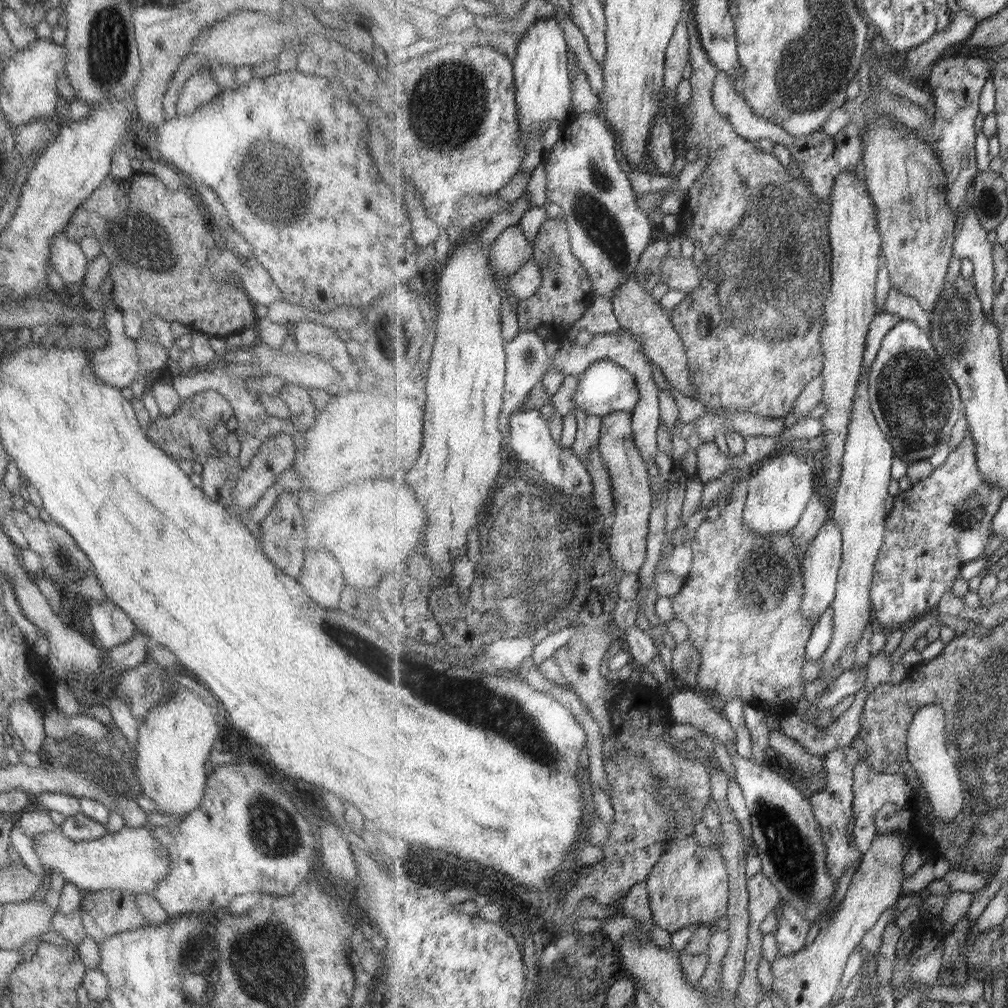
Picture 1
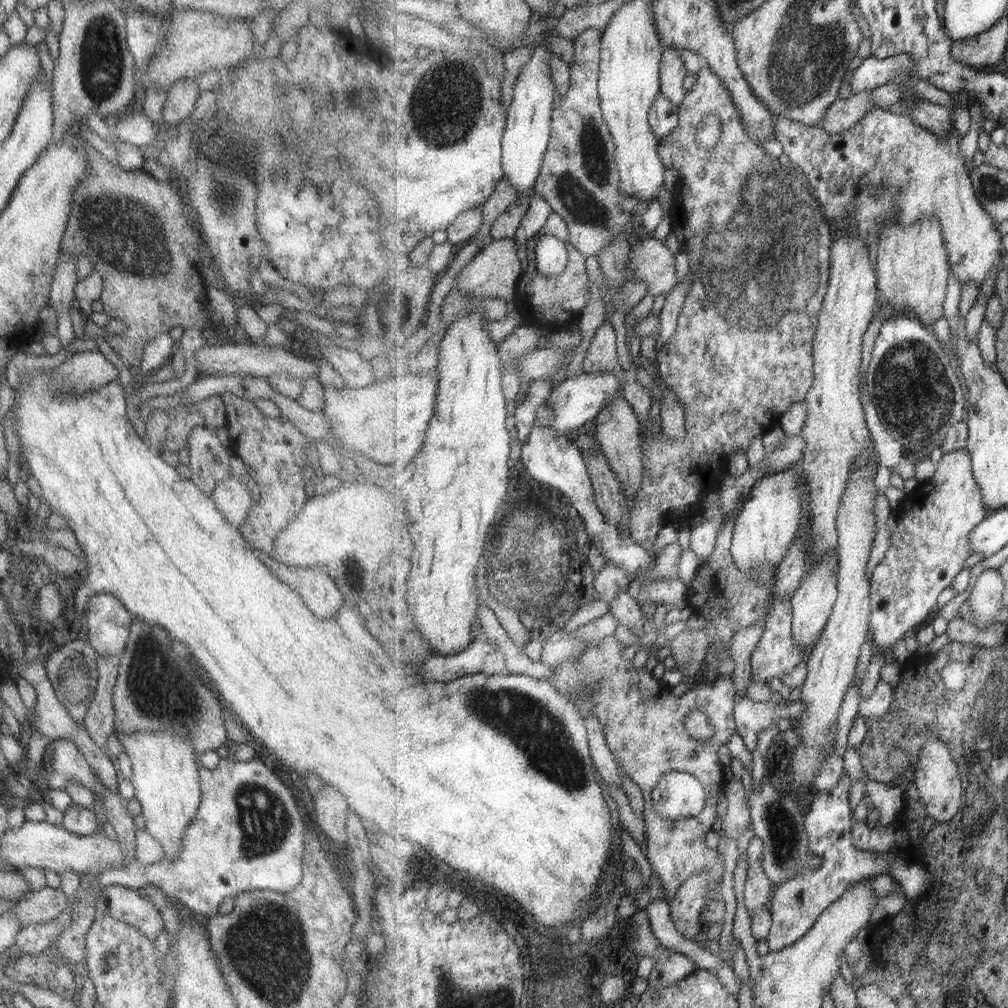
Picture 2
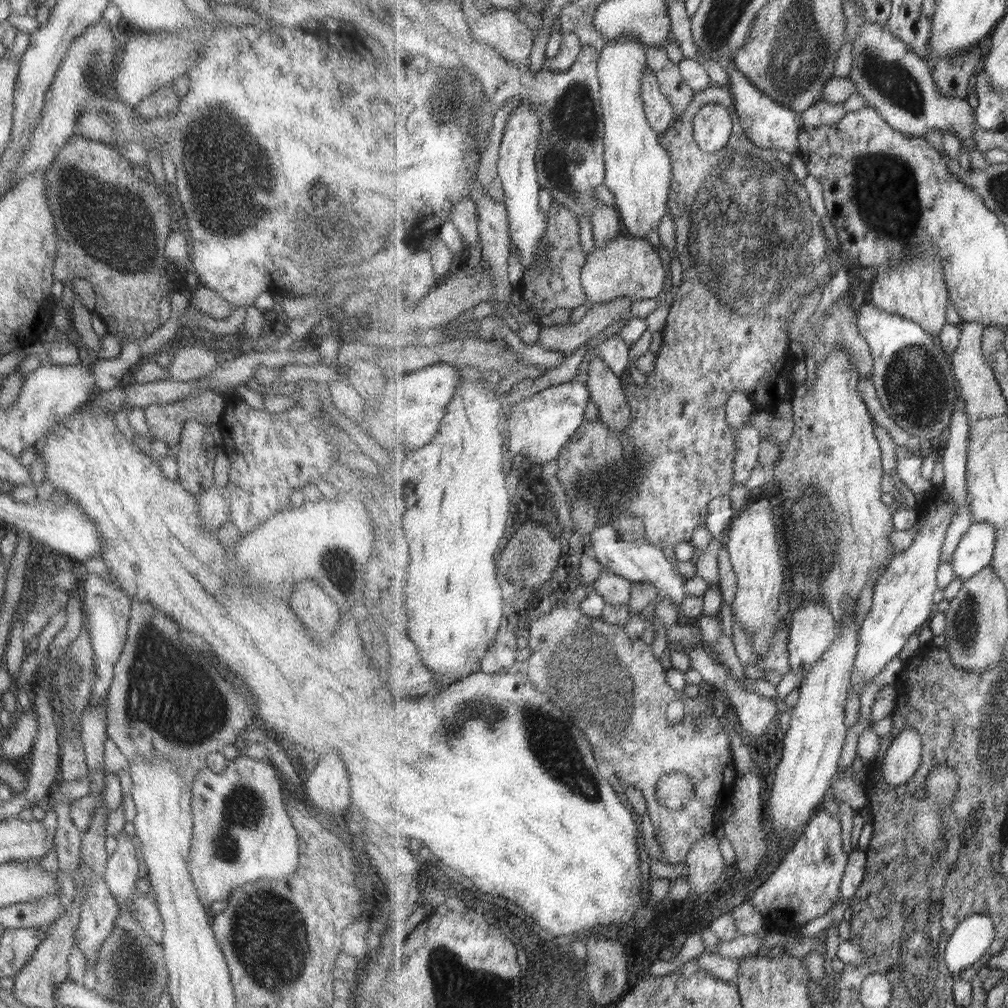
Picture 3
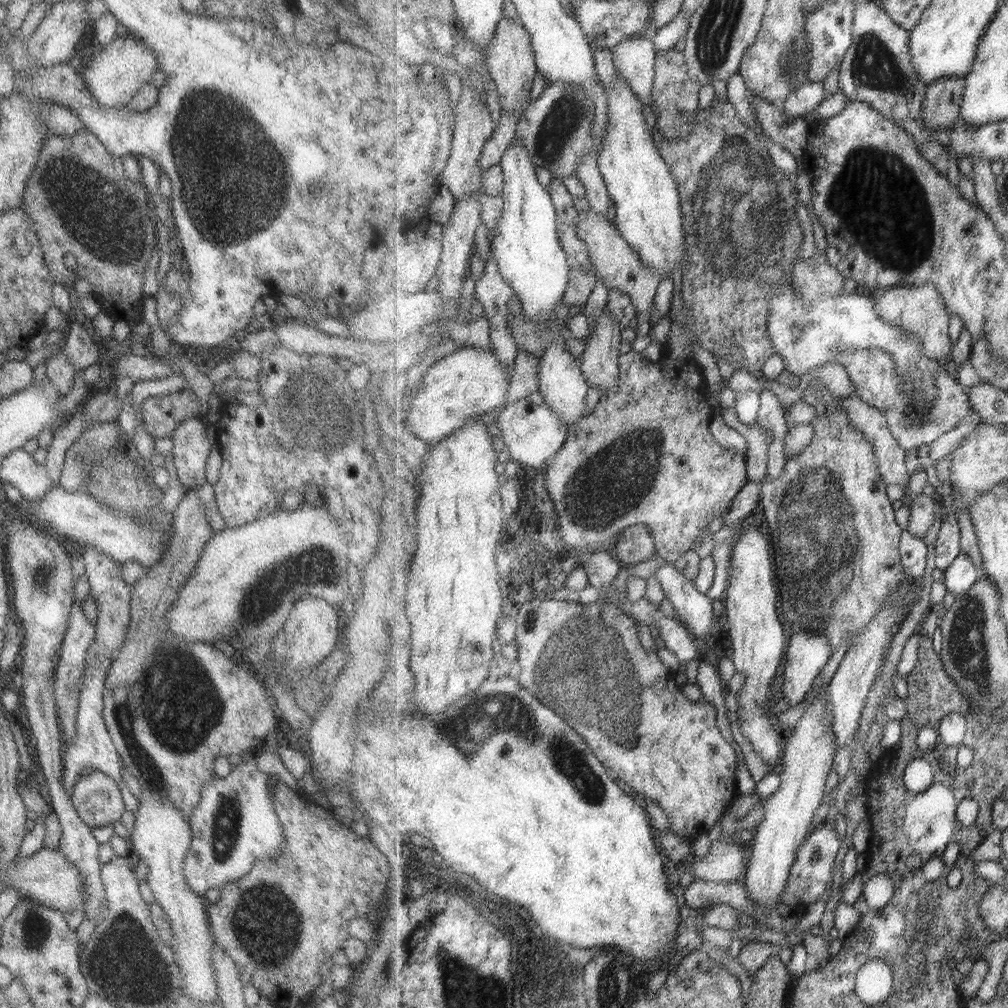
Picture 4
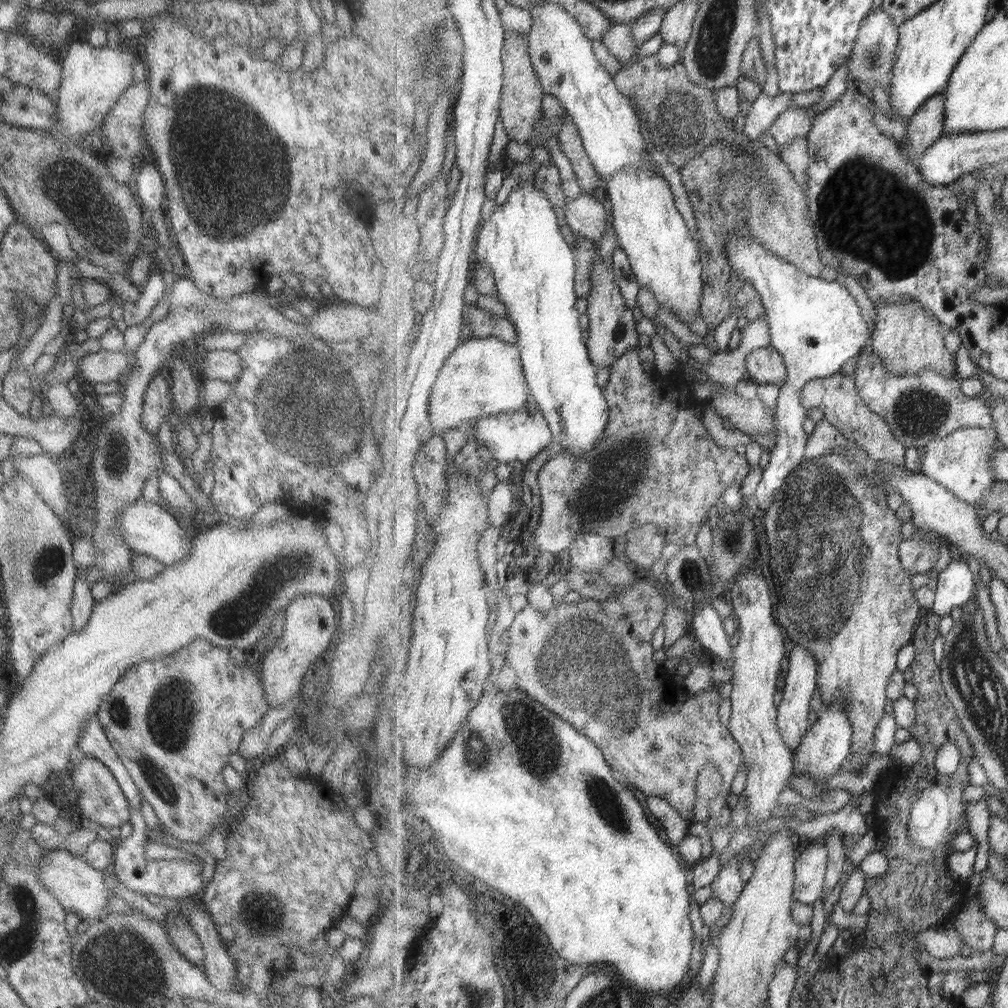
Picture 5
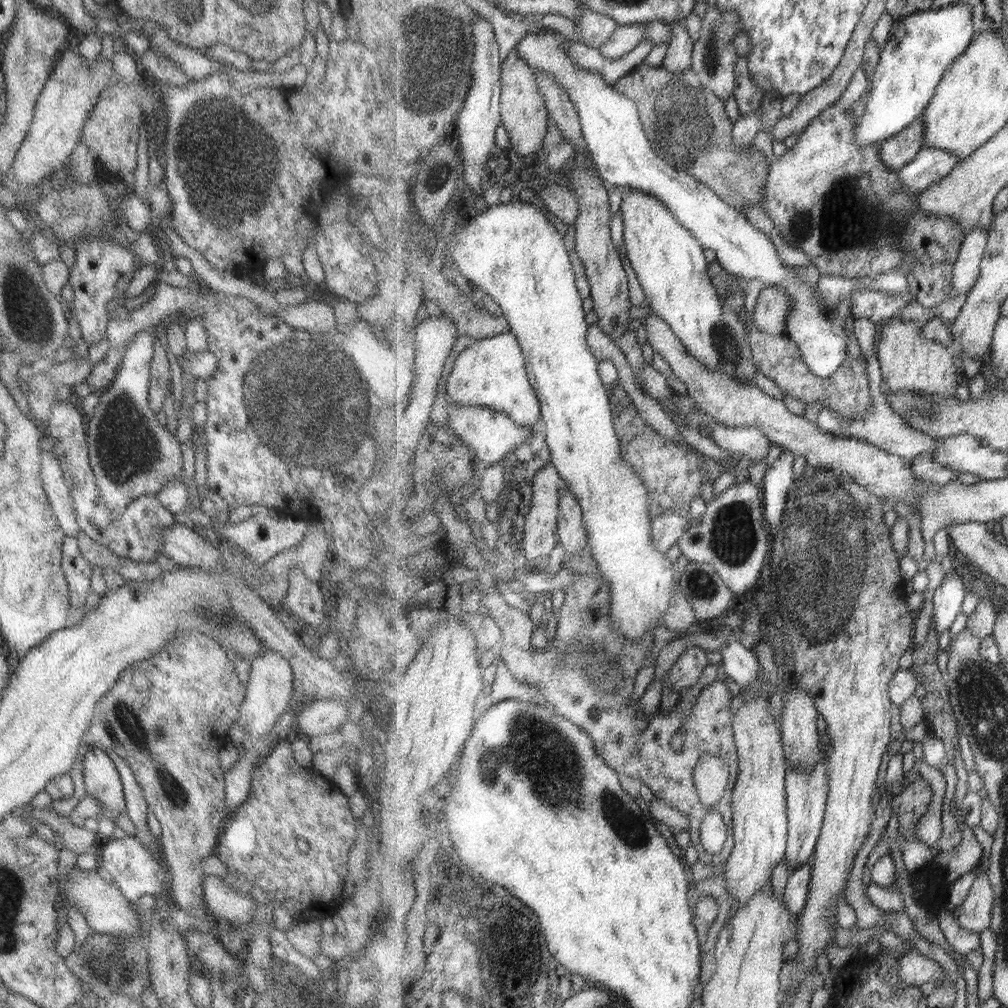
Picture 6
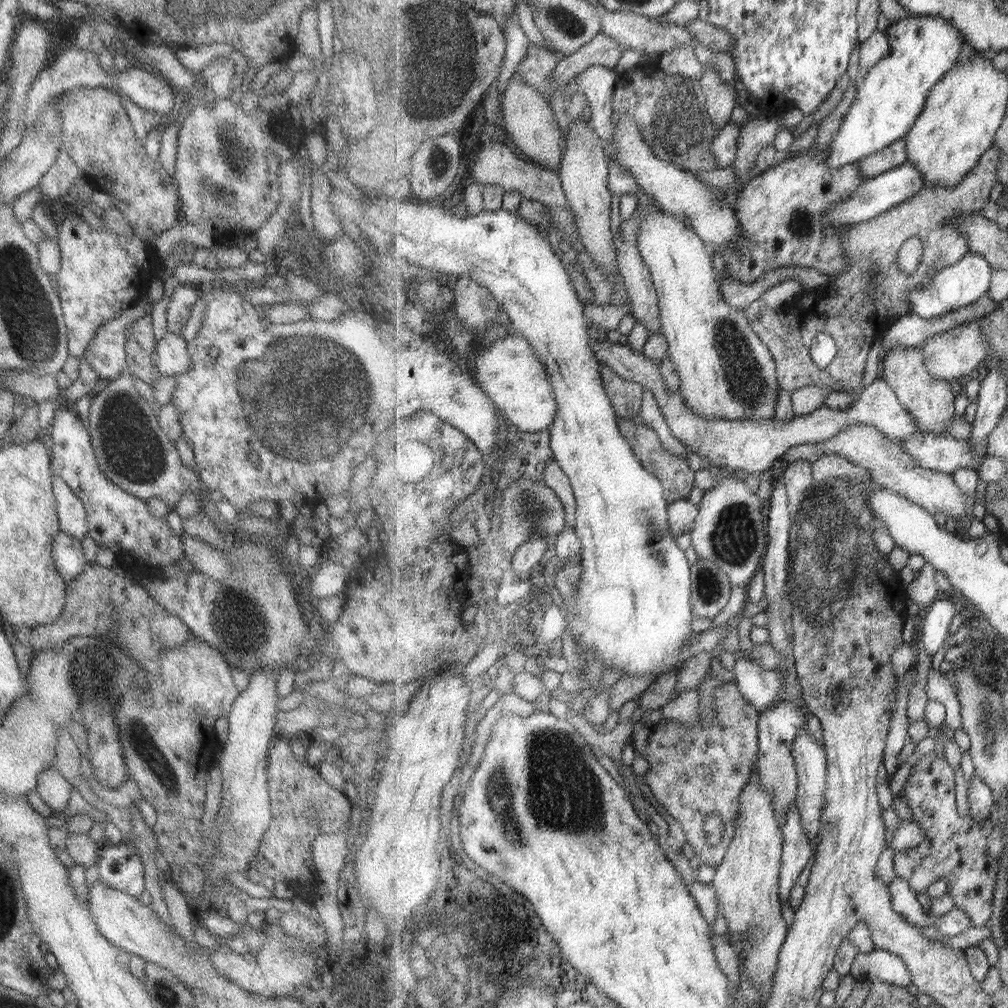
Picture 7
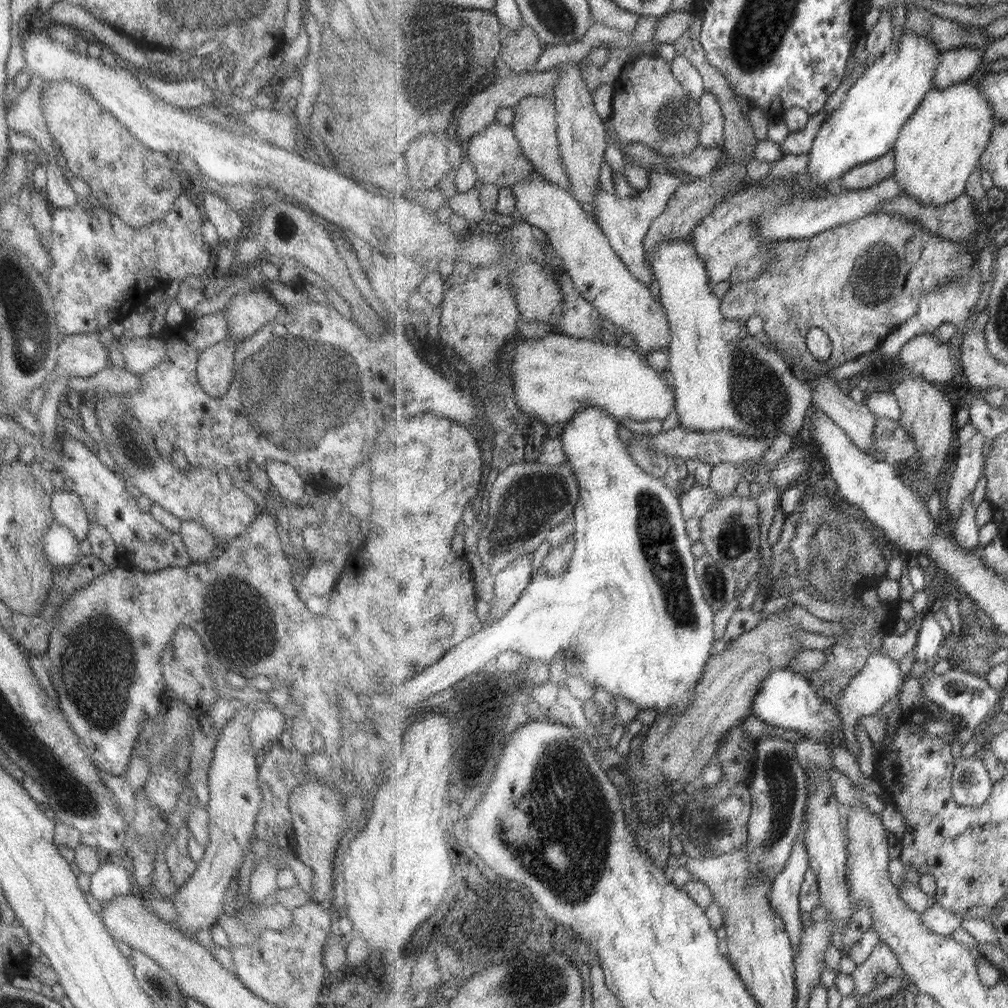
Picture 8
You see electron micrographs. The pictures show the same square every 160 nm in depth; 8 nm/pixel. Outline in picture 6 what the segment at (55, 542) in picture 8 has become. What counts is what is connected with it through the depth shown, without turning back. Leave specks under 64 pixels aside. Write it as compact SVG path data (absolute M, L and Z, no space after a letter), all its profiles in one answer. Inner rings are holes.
M64 535L61 545L61 570L68 588L68 603L71 609L83 609L89 596L91 565L81 556L76 540Z

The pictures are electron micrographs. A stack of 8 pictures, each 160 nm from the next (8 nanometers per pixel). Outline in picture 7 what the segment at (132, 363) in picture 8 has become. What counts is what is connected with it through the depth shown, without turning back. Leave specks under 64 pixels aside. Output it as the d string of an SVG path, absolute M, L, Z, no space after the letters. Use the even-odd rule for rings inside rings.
M166 332L159 341L156 341L149 358L155 366L155 372L167 377L185 373L191 363L186 343L180 334L170 332Z

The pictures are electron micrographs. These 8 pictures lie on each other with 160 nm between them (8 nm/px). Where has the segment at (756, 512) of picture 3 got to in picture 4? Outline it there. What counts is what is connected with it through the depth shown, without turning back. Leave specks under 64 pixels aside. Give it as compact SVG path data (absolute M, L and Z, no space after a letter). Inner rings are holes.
M746 525L743 530L741 530L741 534L739 537L739 540L736 542L736 545L733 549L733 554L731 557L731 566L730 568L730 575L728 580L728 587L726 590L726 603L725 603L725 610L727 612L727 620L728 624L727 627L729 628L728 634L730 636L730 639L732 640L732 649L733 651L733 659L732 662L735 666L735 671L744 674L747 679L745 679L744 686L742 689L737 693L736 699L738 701L739 709L737 709L737 721L739 721L740 724L740 730L749 740L750 744L752 744L754 751L759 754L759 756L766 762L767 766L769 766L771 772L773 770L779 769L781 759L783 759L784 756L784 746L786 741L786 731L779 728L779 726L776 723L776 715L771 717L771 714L767 714L767 694L769 694L769 690L771 690L771 678L775 678L775 674L777 674L777 670L779 670L779 664L783 662L783 656L785 656L785 646L787 646L787 632L785 632L785 628L783 624L781 624L781 618L779 618L779 590L777 590L777 586L775 586L775 570L773 570L773 554L771 554L771 544L769 544L769 540L767 540L767 536L761 532L761 528L759 528L758 525Z

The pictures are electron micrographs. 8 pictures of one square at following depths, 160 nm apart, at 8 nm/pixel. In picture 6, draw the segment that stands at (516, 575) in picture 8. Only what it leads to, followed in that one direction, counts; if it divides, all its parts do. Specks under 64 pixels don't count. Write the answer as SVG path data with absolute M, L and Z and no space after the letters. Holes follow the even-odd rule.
M553 463L547 465L535 475L531 511L524 523L520 524L521 536L525 536L525 538L521 538L521 544L525 544L523 548L525 548L527 558L541 560L543 556L546 558L549 552L555 550L559 540L558 524L562 492L566 492L566 490L570 490L570 486Z

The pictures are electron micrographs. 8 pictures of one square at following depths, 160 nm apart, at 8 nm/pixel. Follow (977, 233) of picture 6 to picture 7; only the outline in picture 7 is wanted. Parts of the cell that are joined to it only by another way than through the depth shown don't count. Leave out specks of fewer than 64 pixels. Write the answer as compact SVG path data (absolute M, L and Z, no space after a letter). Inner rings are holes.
M970 250L959 263L944 268L935 274L932 284L925 290L917 287L909 290L911 310L919 316L931 320L965 308L970 304L975 304L982 296L988 294L992 269L992 264L984 256Z

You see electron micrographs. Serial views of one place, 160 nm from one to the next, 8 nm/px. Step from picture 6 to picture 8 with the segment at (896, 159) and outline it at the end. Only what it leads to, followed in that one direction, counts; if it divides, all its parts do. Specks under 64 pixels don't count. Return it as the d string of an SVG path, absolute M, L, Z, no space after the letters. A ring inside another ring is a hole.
M894 150L880 159L861 164L845 176L835 185L837 189L864 189L876 187L883 179L895 176L896 154Z

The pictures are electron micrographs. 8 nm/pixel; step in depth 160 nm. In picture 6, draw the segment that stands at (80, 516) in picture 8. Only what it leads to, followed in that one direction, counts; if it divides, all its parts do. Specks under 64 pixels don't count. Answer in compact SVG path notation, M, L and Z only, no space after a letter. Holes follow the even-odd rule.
M41 451L38 473L57 525L64 535L74 537L78 527L73 515L72 500L65 486L59 463L50 452Z

